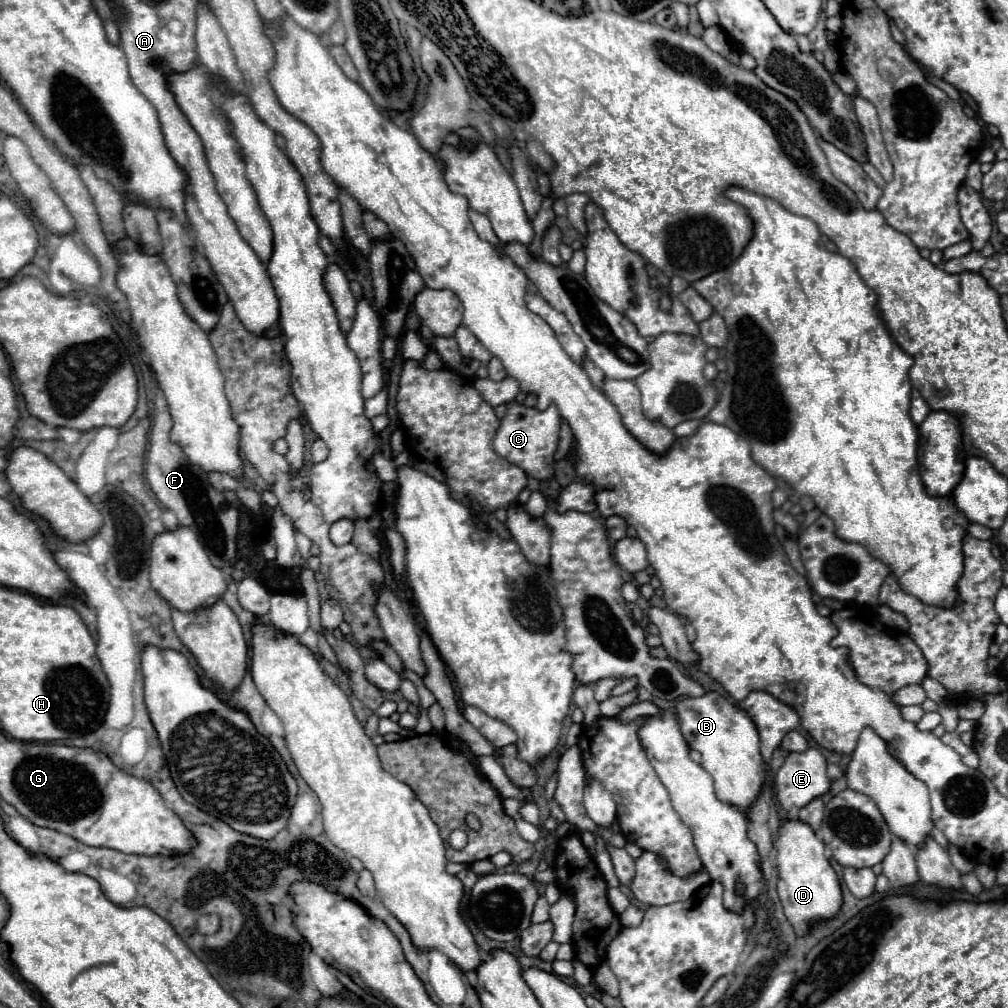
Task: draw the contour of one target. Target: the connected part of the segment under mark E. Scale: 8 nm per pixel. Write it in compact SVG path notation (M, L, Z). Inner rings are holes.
M806 749L804 753L790 753L784 765L774 777L776 799L786 811L804 807L816 797L822 797L830 789L826 777L826 759L818 749Z

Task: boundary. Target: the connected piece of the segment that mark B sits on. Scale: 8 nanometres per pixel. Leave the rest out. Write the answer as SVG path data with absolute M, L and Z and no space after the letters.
M718 693L680 699L676 703L676 719L688 741L688 747L700 751L702 767L714 779L716 797L722 803L734 805L746 813L768 781L766 765L758 747L758 731L752 719L746 715L746 711L738 709Z

